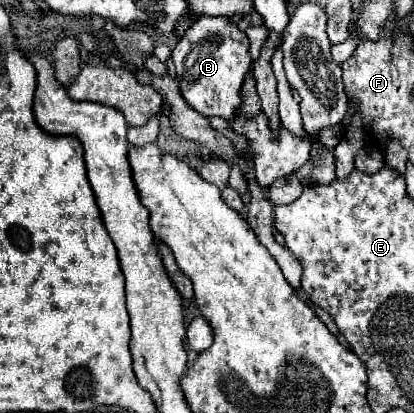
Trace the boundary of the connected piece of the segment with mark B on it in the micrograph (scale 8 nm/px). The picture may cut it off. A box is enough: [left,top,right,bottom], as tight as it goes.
[171,16,251,118]

